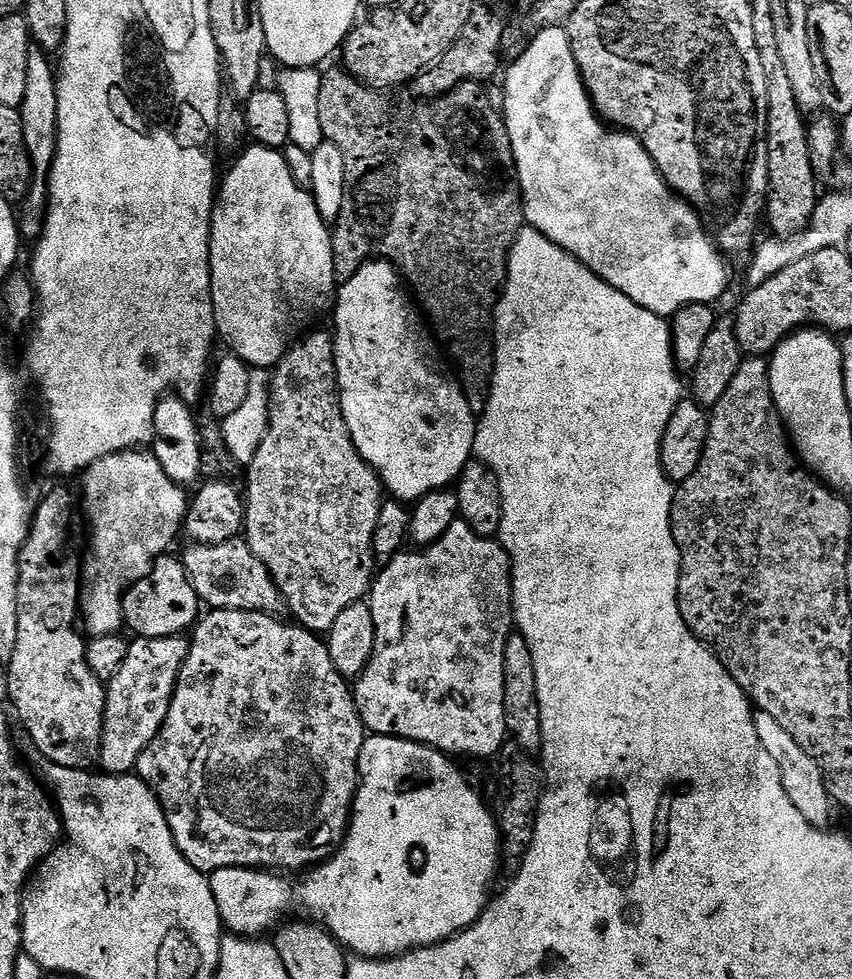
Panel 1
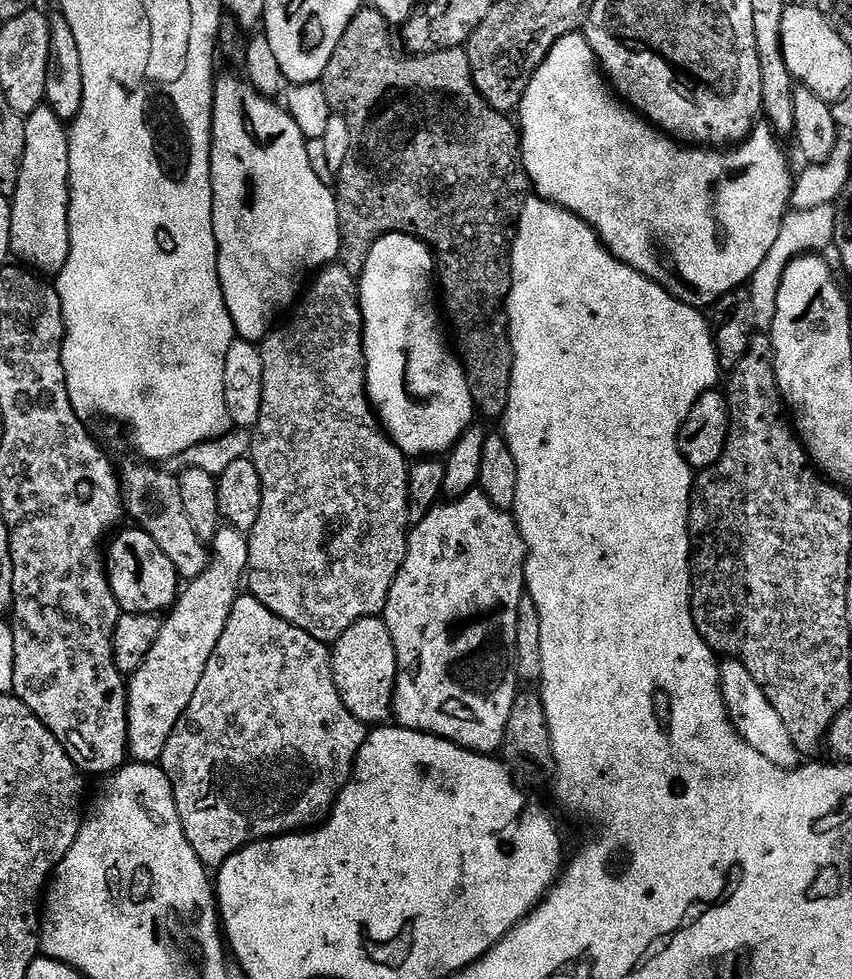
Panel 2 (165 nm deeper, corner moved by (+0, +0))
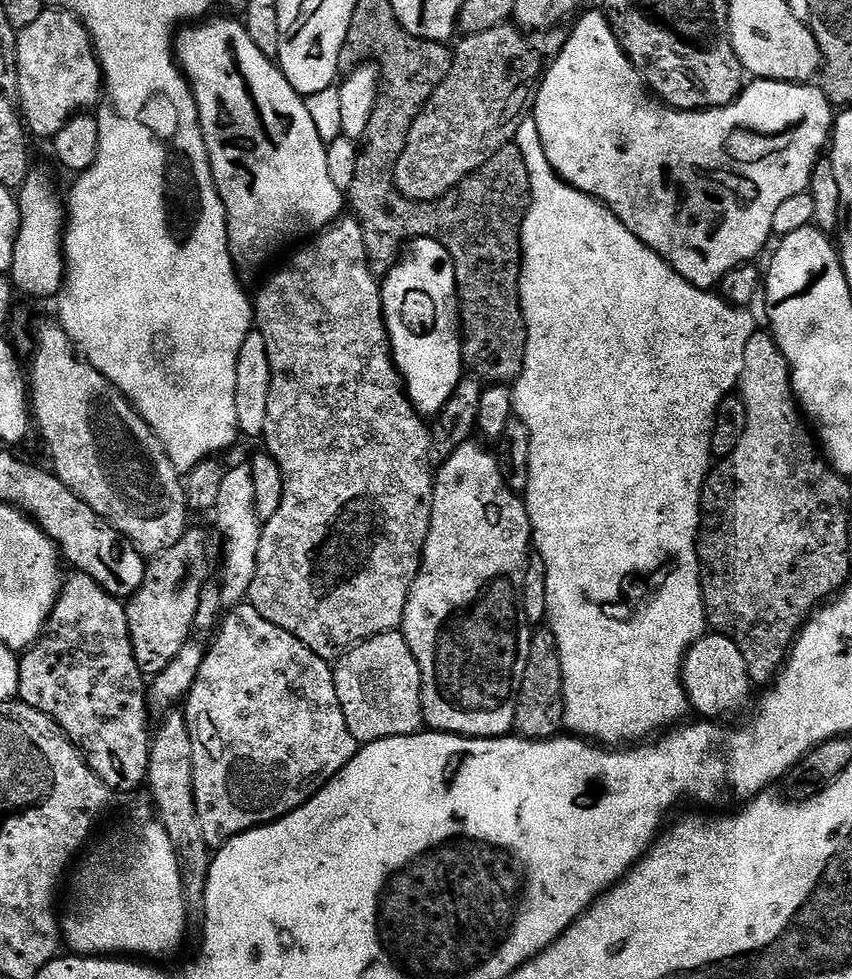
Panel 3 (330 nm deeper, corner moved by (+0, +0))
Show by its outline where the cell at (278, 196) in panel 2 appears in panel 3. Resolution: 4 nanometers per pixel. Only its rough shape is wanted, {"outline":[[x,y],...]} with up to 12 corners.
{"outline":[[239,19],[181,27],[237,269],[335,224],[305,97]]}

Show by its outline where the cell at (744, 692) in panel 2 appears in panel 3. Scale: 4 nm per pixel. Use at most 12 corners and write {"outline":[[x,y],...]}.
{"outline":[[705,634],[684,656],[691,711],[716,722],[754,691],[730,638]]}

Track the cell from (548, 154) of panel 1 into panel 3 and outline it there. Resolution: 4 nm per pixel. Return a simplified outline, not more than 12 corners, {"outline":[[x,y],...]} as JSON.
{"outline":[[607,15],[536,90],[550,166],[715,289],[808,192],[834,106],[681,112]]}

